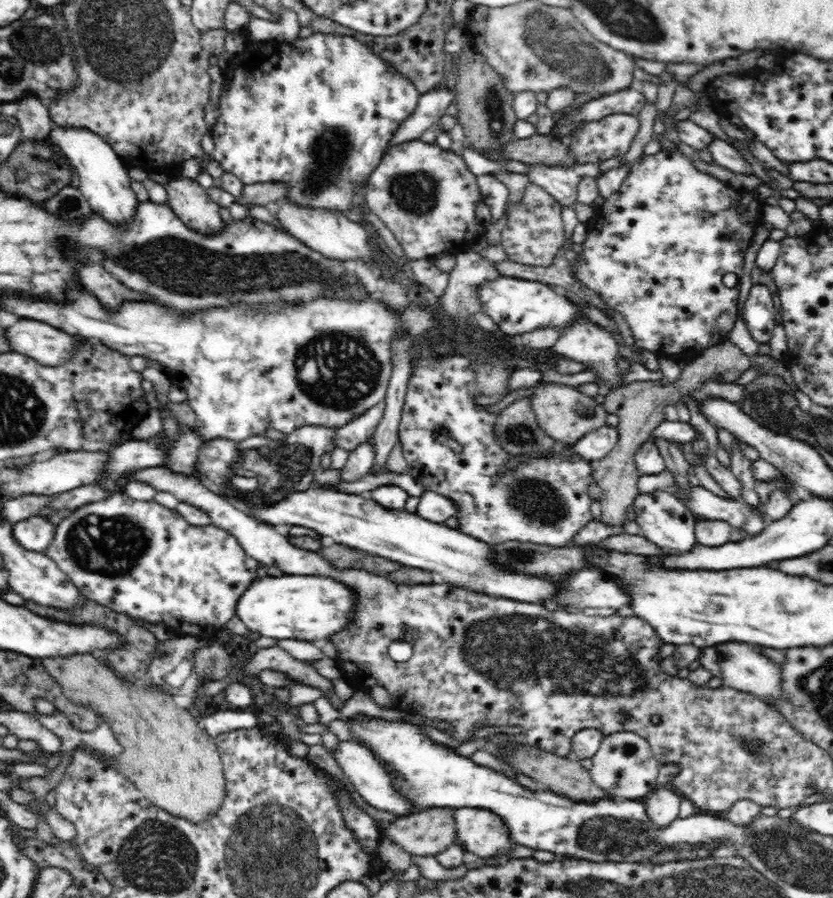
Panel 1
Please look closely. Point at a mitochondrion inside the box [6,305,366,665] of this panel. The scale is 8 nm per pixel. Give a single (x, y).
(110, 546)

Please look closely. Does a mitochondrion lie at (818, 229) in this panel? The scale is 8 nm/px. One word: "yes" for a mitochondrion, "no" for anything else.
no

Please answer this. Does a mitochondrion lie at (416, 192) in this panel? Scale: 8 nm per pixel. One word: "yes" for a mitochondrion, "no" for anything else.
yes

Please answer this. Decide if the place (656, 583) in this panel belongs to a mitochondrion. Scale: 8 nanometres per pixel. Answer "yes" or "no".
no

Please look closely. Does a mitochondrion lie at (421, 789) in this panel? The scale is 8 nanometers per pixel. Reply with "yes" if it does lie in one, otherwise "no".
yes

